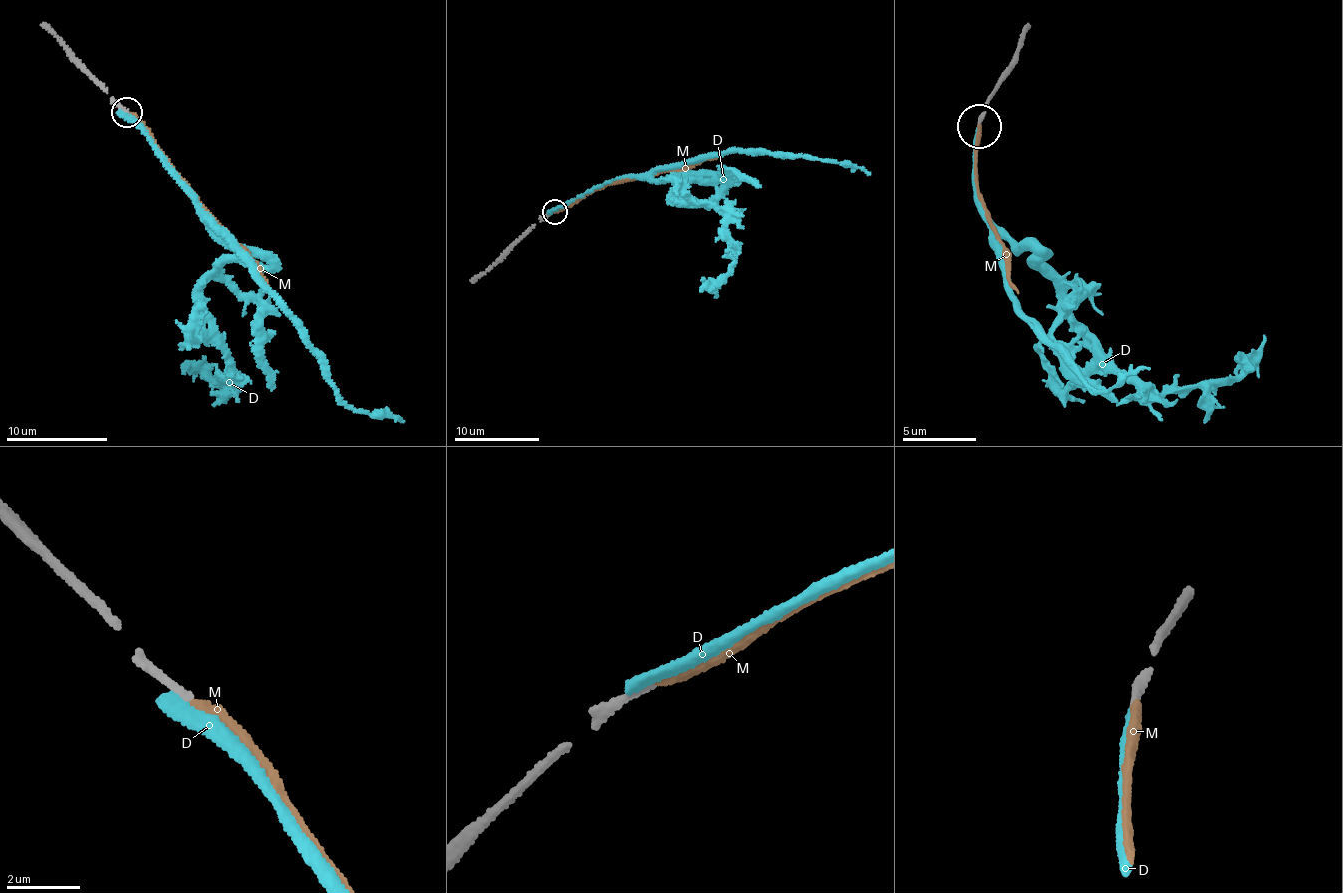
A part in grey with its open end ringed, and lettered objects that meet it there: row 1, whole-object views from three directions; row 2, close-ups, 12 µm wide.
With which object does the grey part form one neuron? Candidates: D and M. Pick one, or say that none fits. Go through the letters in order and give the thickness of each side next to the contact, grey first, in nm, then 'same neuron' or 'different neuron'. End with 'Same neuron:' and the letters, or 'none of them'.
D: 240/400 nm | different neuron
M: 220/260 nm | same neuron
Same neuron: M

